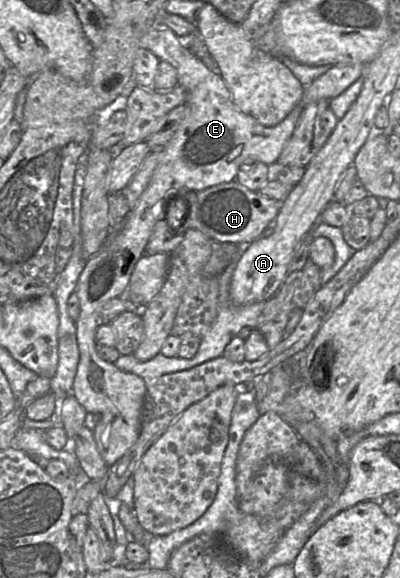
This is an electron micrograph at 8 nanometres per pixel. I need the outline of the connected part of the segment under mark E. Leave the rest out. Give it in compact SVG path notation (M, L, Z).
M154 24L154 28L141 38L139 47L150 50L175 68L178 84L186 91L186 109L177 131L160 150L160 160L136 205L109 233L101 248L85 261L74 291L80 308L75 321L79 362L71 395L87 413L99 416L92 432L98 451L108 466L117 462L138 439L146 385L139 376L122 371L99 356L95 335L97 328L102 325L100 310L107 301L126 295L135 264L145 254L153 227L160 218L165 195L175 195L178 192L176 189L198 192L217 184L236 181L240 166L248 159L273 165L292 136L304 107L321 99L336 97L362 77L365 70L365 65L359 63L331 67L305 86L300 103L283 121L274 126L265 126L235 106L221 75L209 69L164 24Z

